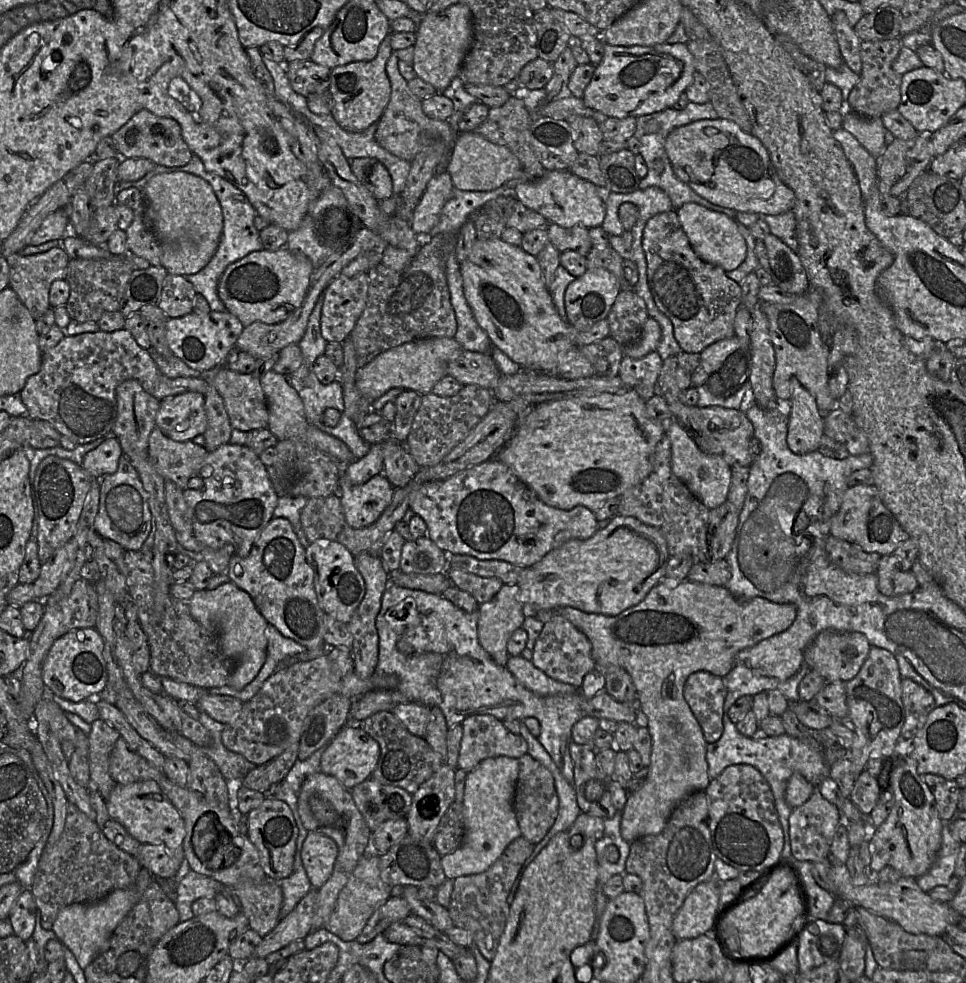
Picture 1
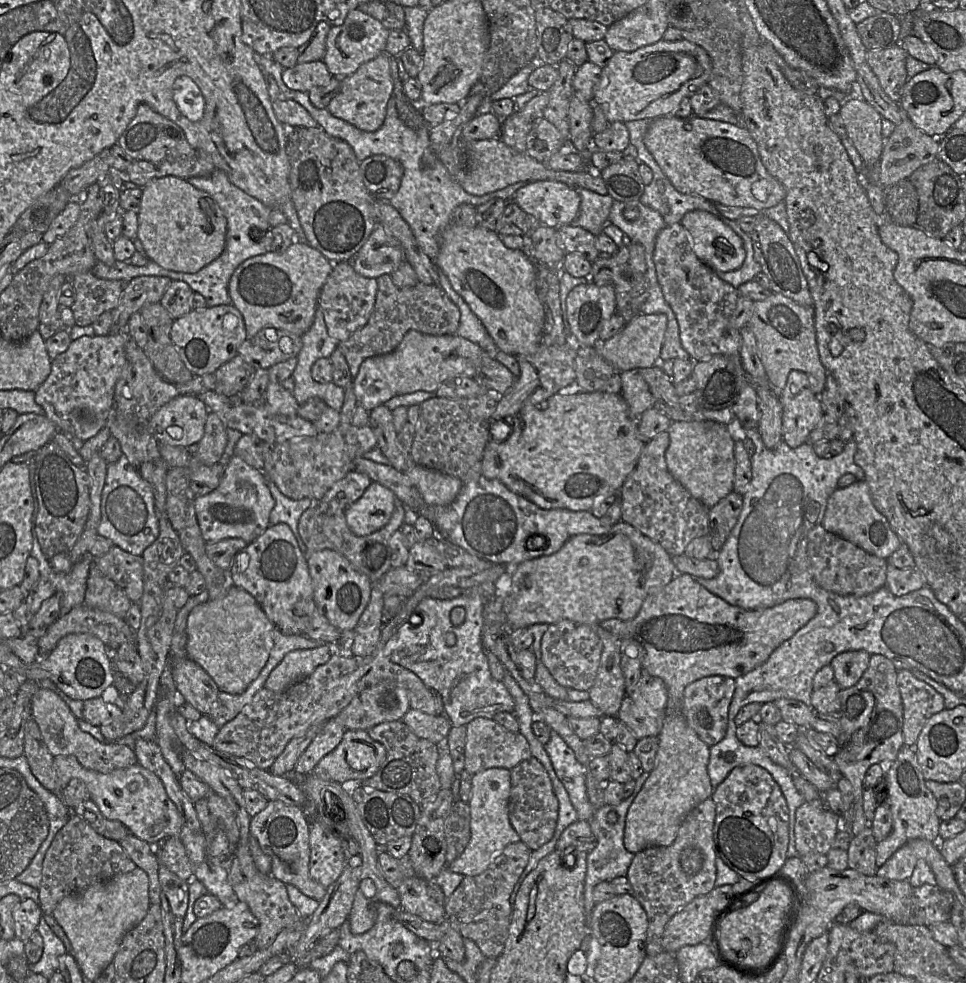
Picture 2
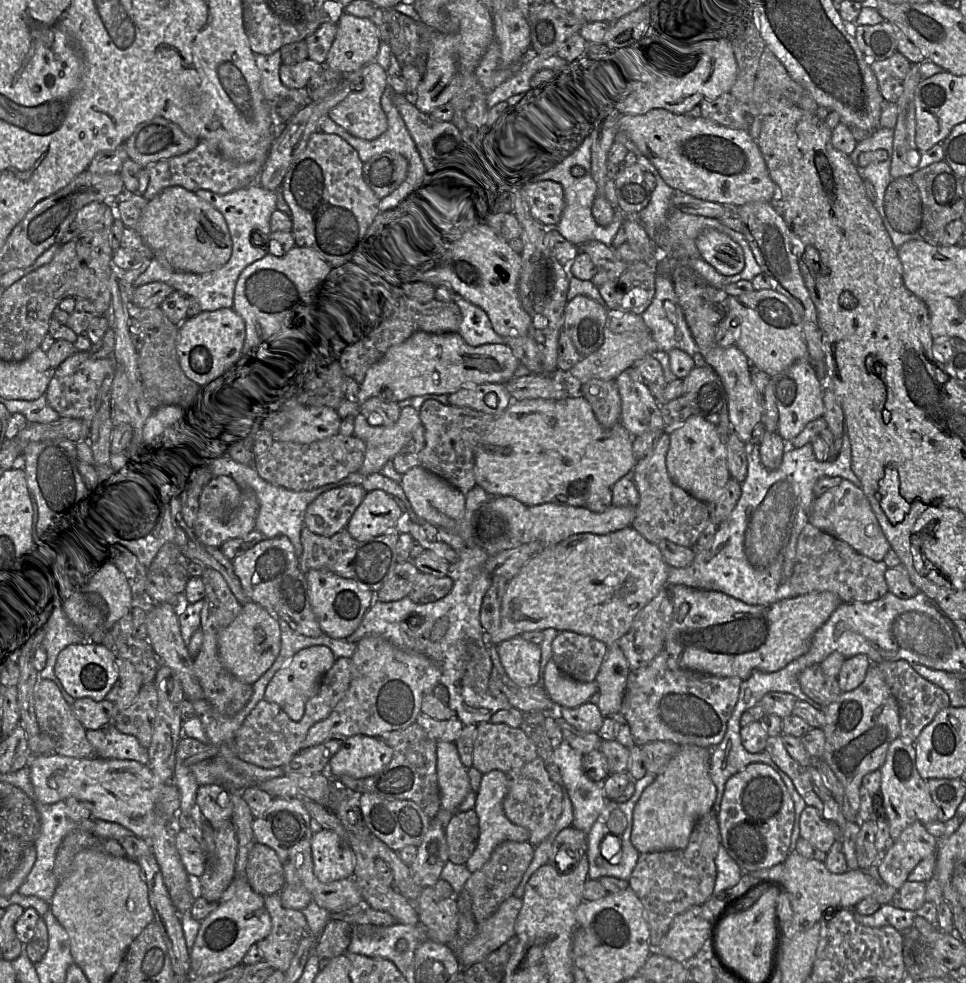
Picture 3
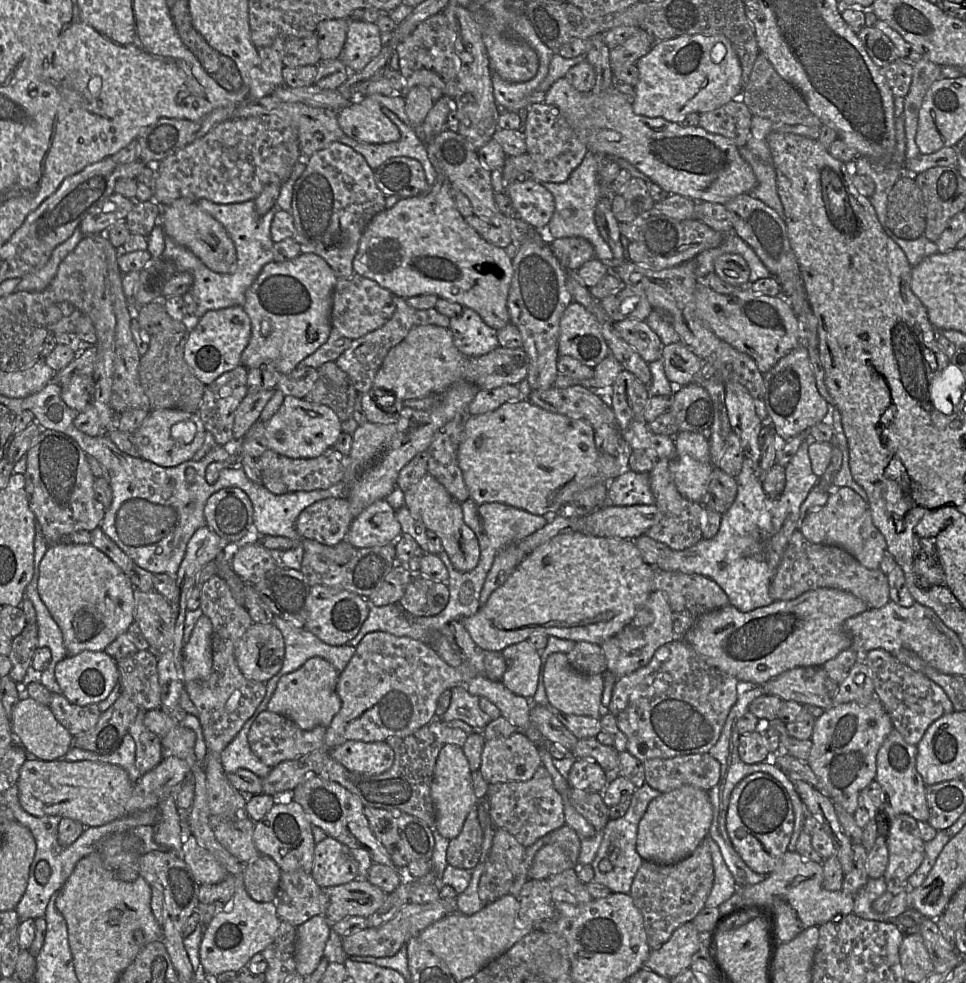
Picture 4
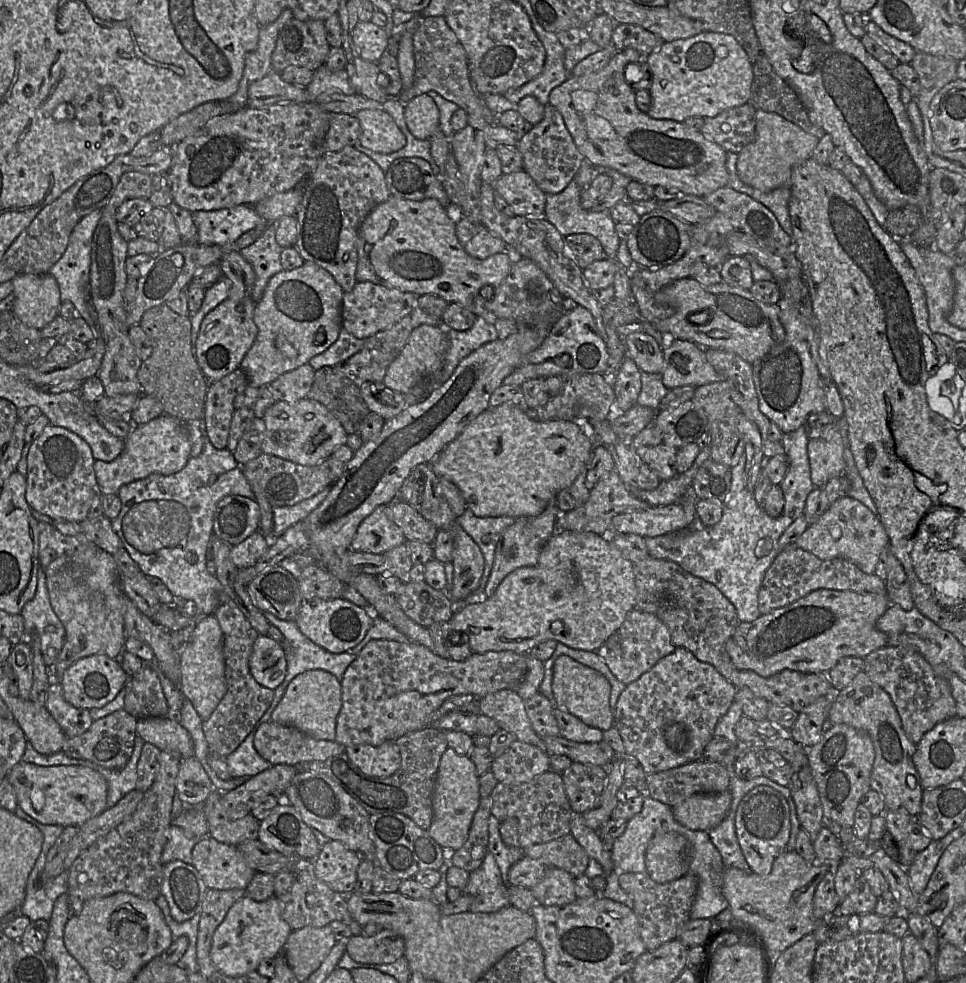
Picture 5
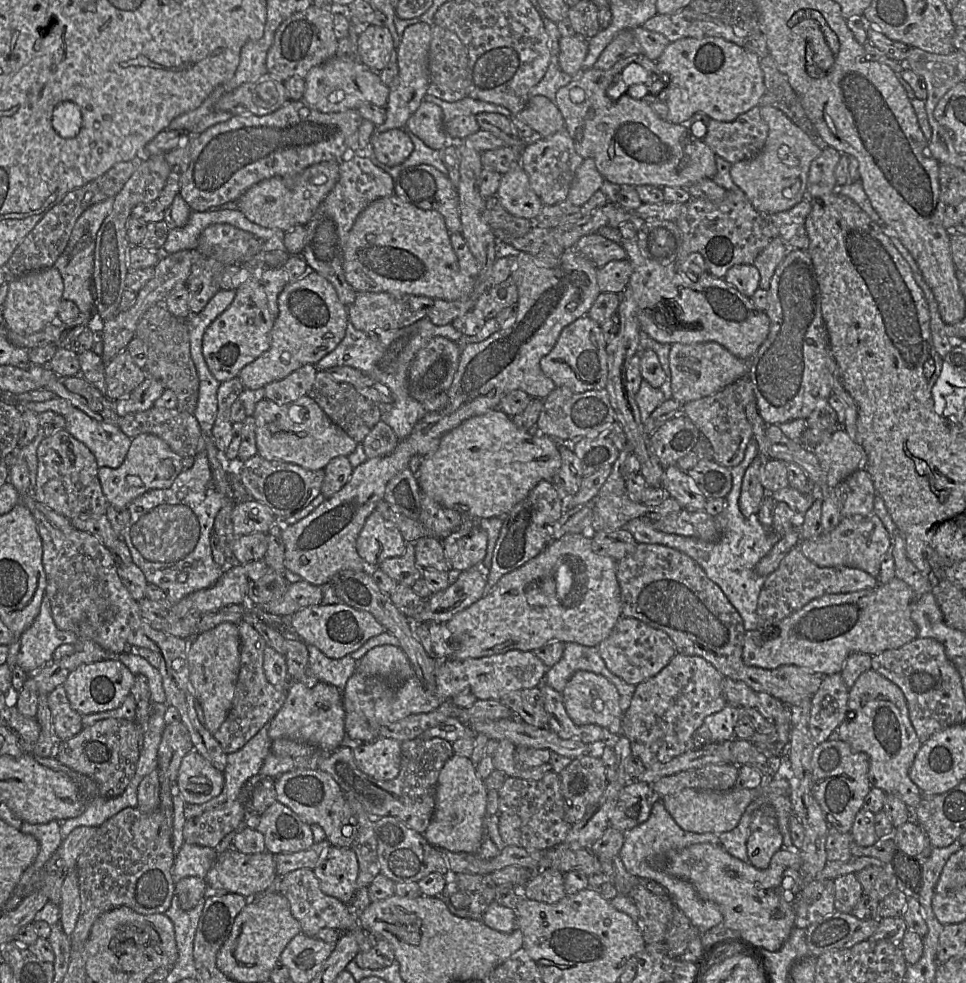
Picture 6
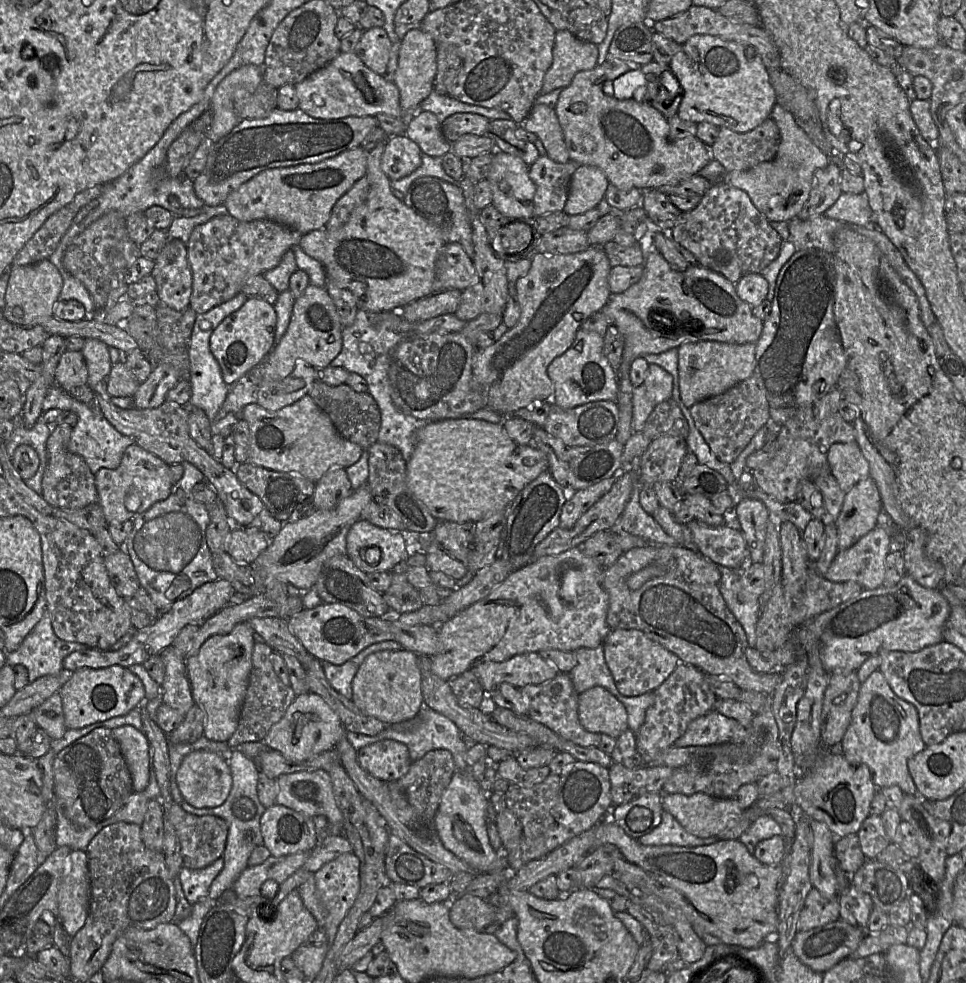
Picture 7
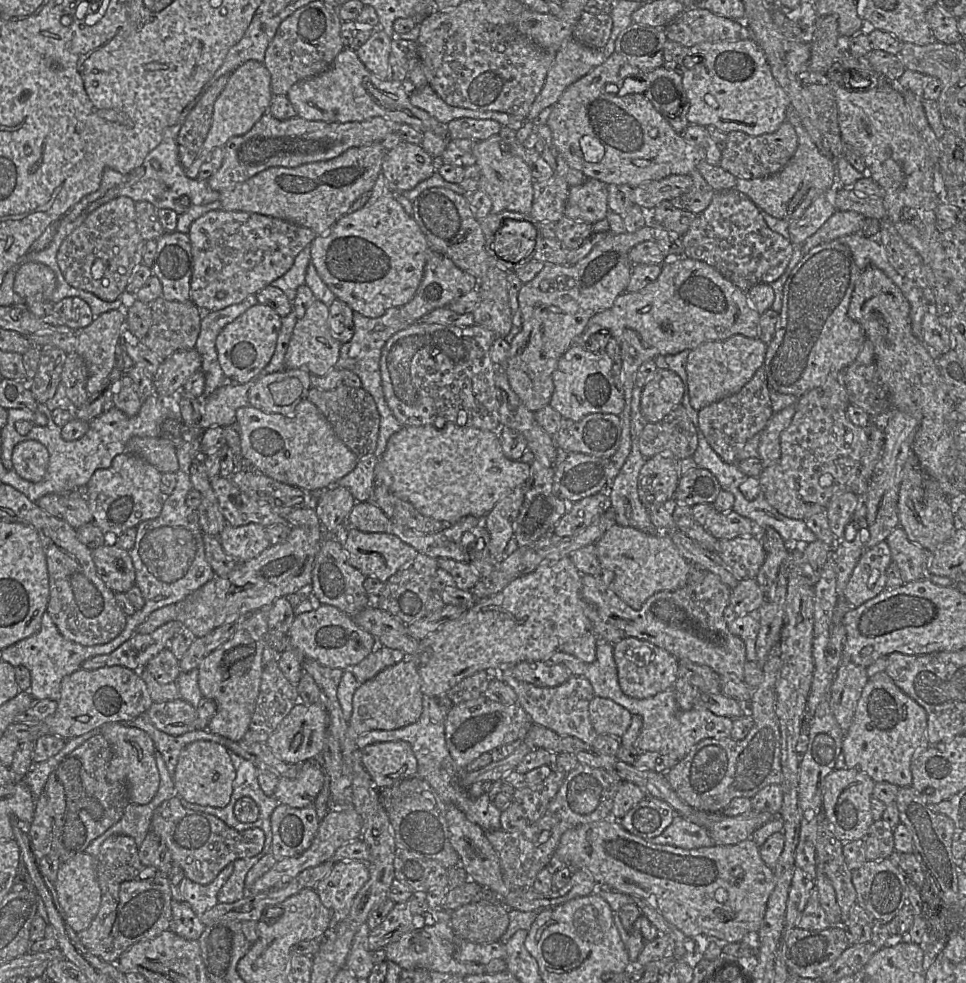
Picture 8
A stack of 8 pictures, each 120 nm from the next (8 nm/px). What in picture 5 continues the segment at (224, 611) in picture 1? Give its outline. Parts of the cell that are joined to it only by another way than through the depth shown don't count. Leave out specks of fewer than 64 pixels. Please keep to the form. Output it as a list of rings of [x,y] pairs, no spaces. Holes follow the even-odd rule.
[[[259,635],[253,644],[249,668],[260,685],[274,690],[283,682],[286,675],[285,651],[271,637]]]

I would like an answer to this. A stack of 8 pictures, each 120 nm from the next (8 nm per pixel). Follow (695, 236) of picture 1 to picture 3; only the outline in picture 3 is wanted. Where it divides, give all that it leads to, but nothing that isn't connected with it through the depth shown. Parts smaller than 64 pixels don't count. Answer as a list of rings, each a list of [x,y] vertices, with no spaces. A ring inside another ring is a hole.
[[[716,229],[703,230],[695,241],[701,258],[724,276],[733,276],[744,268],[741,247]]]

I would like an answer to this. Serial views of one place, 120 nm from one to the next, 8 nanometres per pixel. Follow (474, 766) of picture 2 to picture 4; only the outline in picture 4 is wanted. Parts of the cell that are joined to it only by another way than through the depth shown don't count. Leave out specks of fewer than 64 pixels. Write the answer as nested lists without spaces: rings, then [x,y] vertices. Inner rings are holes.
[[[516,731],[509,737],[485,741],[478,771],[489,784],[525,782],[541,765],[538,747]]]

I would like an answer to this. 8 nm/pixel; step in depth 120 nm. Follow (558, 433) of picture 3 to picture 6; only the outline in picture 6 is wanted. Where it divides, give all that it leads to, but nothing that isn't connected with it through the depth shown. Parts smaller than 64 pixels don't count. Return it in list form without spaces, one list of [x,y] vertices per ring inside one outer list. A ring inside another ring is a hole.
[[[499,409],[464,420],[447,432],[435,452],[423,457],[417,471],[420,490],[445,508],[457,510],[465,517],[505,517],[541,480],[553,478],[561,465],[557,441],[541,435],[531,435],[519,429],[512,418]]]

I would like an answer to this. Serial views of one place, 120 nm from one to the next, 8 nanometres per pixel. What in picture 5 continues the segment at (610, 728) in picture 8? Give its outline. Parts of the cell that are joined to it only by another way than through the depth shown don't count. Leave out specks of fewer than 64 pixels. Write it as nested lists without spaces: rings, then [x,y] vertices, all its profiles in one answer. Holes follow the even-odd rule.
[[[559,656],[553,665],[553,703],[556,707],[578,717],[585,724],[609,730],[614,726],[614,715],[609,705],[611,685],[597,670],[585,666],[569,656]]]

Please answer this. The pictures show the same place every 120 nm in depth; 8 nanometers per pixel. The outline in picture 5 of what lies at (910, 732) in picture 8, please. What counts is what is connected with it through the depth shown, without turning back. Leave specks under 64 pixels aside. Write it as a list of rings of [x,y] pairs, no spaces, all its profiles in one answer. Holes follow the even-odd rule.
[[[863,670],[852,682],[839,692],[834,692],[834,699],[829,709],[828,720],[831,724],[846,724],[866,733],[873,744],[875,759],[870,775],[870,788],[877,791],[884,799],[887,810],[904,808],[916,819],[921,811],[924,789],[913,762],[916,746],[907,737],[902,727],[900,716],[889,696],[876,685]],[[868,687],[869,693],[864,689]]]

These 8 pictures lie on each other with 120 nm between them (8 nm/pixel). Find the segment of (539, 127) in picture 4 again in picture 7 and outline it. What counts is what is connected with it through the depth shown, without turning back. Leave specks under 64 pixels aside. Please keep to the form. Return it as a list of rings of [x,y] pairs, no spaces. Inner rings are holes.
[[[540,155],[529,166],[529,176],[535,185],[534,216],[564,211],[572,176],[579,164],[569,160],[558,163],[548,155]]]

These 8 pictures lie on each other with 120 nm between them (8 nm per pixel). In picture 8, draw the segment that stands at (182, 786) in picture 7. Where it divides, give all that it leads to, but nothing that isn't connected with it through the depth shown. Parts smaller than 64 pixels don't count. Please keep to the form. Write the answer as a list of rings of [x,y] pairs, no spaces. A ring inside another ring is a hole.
[[[196,741],[181,751],[174,784],[178,796],[189,803],[224,808],[231,800],[235,777],[236,771],[225,746],[211,741]]]

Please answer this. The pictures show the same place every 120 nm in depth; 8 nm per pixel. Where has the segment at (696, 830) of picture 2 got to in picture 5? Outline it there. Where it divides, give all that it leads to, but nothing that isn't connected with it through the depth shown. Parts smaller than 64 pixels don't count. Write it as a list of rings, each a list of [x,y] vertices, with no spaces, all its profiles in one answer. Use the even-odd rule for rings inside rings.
[[[624,873],[619,877],[619,884],[634,901],[633,911],[638,918],[641,937],[648,951],[677,939],[691,919],[690,910],[698,889],[698,878],[692,873],[664,884],[653,881],[647,873]]]

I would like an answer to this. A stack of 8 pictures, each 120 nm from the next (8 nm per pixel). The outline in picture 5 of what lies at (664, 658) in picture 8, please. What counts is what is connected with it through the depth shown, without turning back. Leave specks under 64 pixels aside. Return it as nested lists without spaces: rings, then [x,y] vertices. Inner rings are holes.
[[[633,608],[621,626],[596,651],[612,674],[628,685],[649,671],[660,659],[671,654],[675,646],[668,627],[654,614]]]

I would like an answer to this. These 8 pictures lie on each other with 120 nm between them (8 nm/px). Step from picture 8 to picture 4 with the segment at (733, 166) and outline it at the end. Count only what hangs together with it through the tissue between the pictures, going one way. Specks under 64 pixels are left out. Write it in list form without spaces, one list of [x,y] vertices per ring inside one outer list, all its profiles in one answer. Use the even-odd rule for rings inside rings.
[[[740,98],[711,112],[700,114],[699,126],[731,140],[738,148],[747,145],[752,113]]]

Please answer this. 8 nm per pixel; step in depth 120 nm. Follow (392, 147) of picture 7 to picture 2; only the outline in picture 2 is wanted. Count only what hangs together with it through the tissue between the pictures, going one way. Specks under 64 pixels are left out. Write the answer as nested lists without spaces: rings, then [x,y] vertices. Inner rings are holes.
[[[383,52],[361,65],[352,75],[341,78],[339,93],[331,100],[328,111],[336,118],[356,128],[374,132],[378,130],[386,116],[386,107],[393,95],[393,81],[390,74],[390,56]]]

